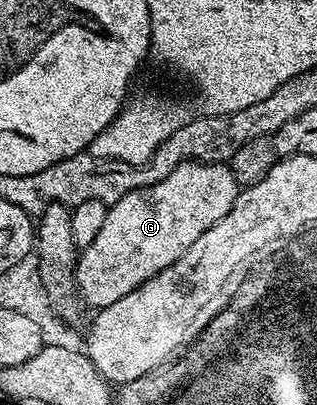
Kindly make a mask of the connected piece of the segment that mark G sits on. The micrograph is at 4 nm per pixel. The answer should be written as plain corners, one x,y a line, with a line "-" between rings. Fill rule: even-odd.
183,161
177,171
161,179
161,183
153,183
149,187
141,187
137,191
129,191
115,205
108,208
105,224
100,234
89,247
81,250
79,260
75,262
75,285
79,295
92,310
98,311
109,307
109,303
117,303
117,299
125,299
129,291
139,289
141,283
153,279
165,267
177,263
189,247
193,247
196,239
201,239
213,223
225,219
237,199
241,186
233,175
230,164
205,163
204,161

